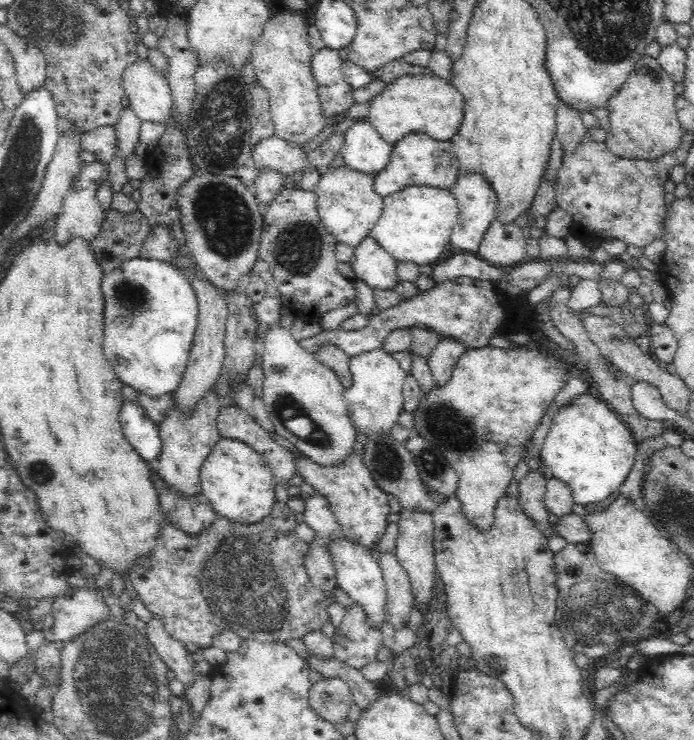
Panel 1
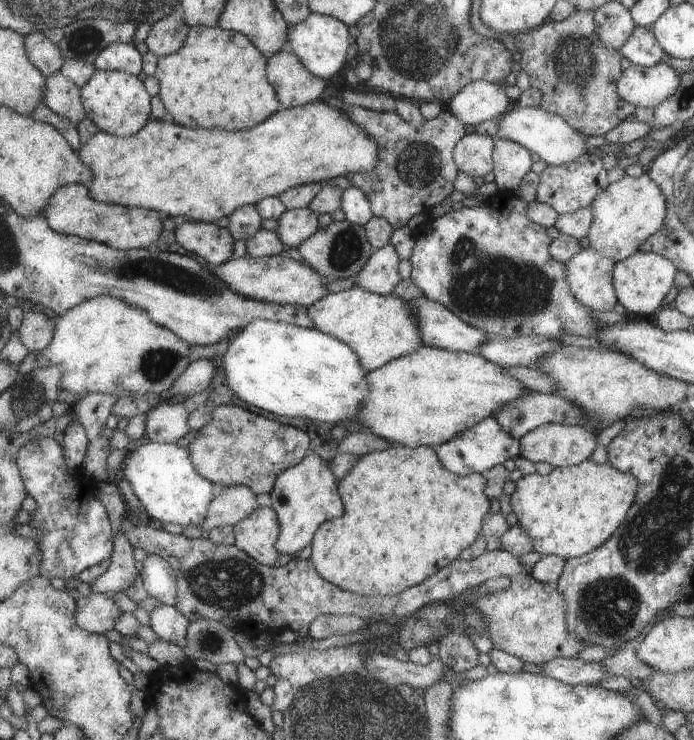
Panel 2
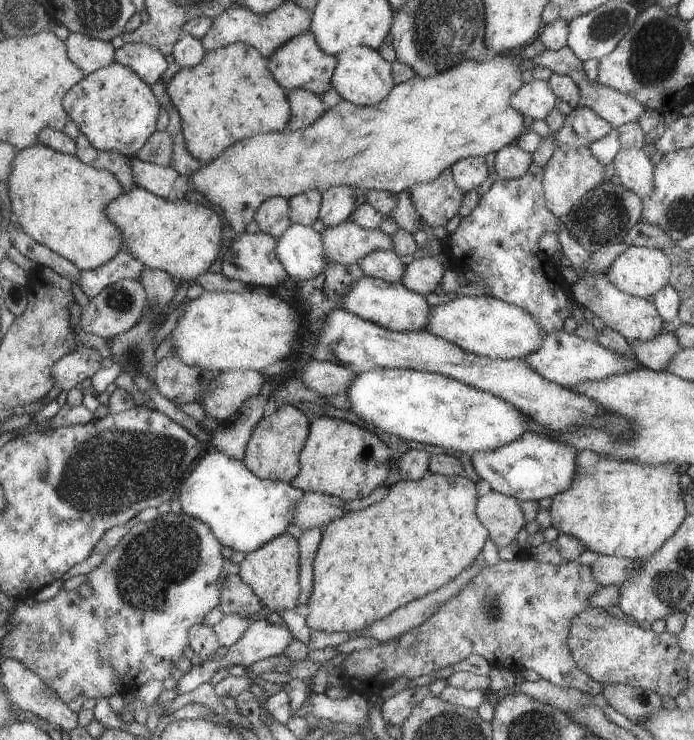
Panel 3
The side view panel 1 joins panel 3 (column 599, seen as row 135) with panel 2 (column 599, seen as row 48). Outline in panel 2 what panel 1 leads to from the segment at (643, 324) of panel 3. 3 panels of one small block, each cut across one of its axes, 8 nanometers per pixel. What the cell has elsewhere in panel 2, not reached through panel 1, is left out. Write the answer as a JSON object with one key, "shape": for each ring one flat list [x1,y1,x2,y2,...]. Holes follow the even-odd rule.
{"shape":[[590,248,581,249,568,258,566,278,574,297,591,310,613,310,615,292,611,286,613,259]]}

